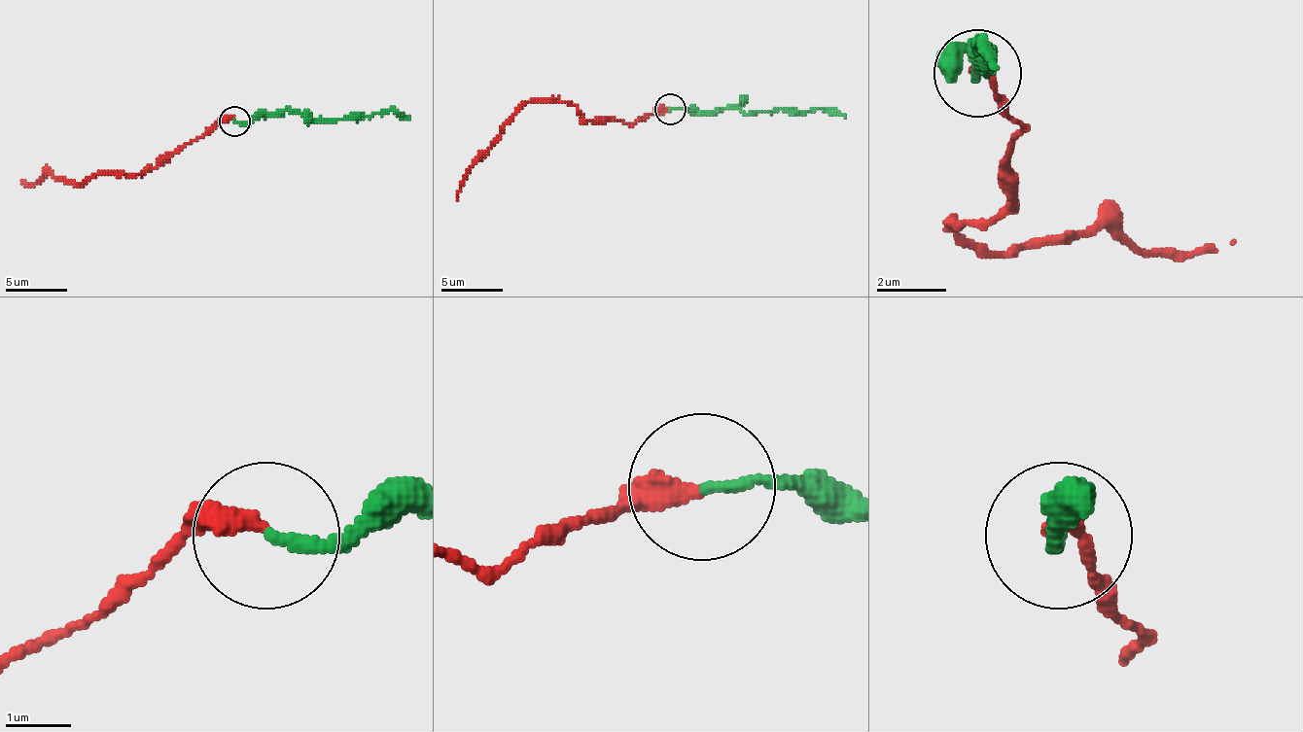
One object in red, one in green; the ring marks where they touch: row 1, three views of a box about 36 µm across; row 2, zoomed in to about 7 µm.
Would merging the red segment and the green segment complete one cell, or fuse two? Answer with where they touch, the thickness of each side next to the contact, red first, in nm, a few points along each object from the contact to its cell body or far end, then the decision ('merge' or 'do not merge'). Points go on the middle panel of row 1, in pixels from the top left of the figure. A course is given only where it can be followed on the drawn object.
at (670, 109); 360 nm thick on the red side, 170 nm on the other; red runs (669, 108), (657, 108), (633, 123), (589, 121), (574, 105), (528, 102), (470, 169), (457, 200); green runs (669, 108), (716, 111), (740, 108), (747, 115), (832, 108), (845, 118); merge

